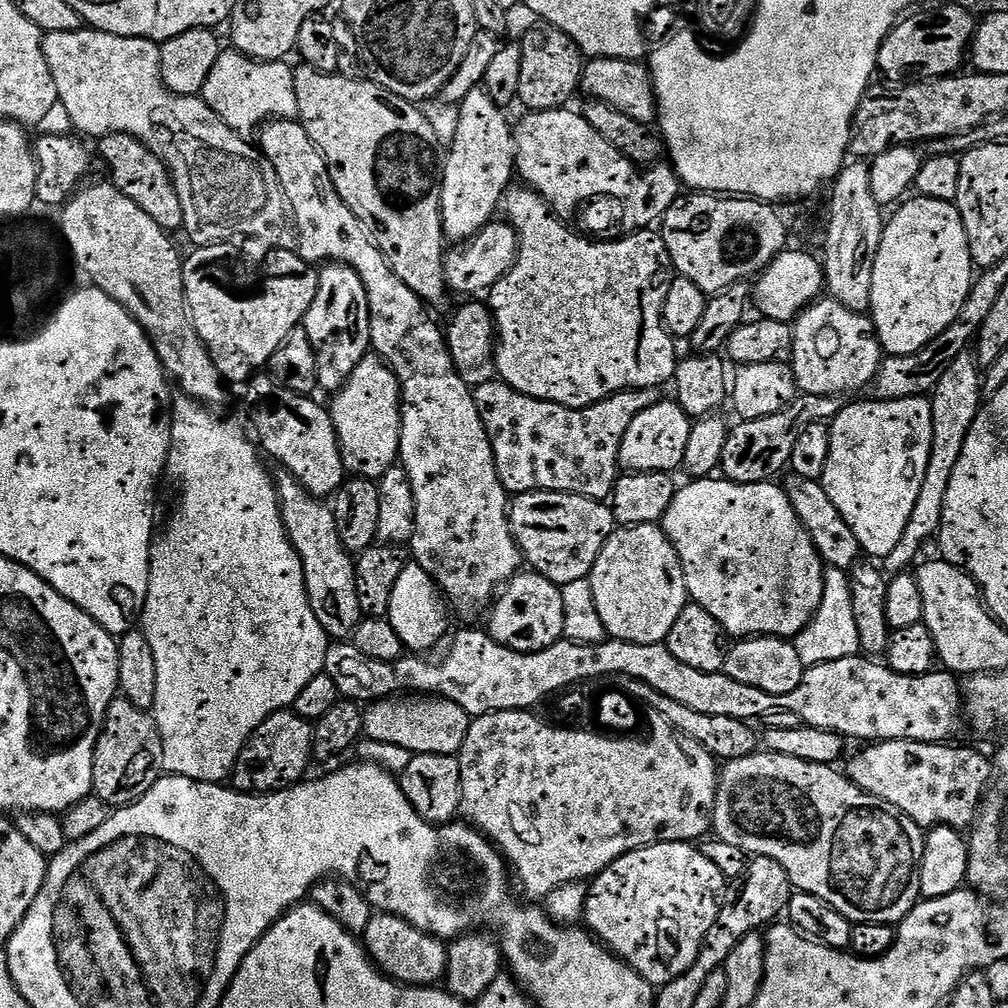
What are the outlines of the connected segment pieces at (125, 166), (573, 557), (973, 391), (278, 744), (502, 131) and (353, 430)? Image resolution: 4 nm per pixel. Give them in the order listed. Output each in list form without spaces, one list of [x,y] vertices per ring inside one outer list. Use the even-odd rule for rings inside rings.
[[[115,132],[112,136],[105,136],[99,141],[100,156],[108,167],[111,183],[116,185],[130,202],[142,206],[158,226],[162,226],[169,234],[179,233],[184,227],[184,215],[182,214],[182,202],[178,198],[178,190],[172,185],[172,175],[168,168],[156,157],[141,140],[134,136],[127,136],[121,132]]]
[[[569,492],[519,493],[511,501],[510,519],[512,533],[527,567],[538,573],[539,576],[545,576],[550,582],[561,586],[591,577],[594,562],[598,558],[598,554],[602,554],[602,546],[606,546],[606,542],[618,527],[611,507],[605,501],[591,500]]]
[[[969,350],[954,358],[954,362],[946,369],[942,382],[938,382],[938,386],[930,393],[930,399],[934,414],[934,442],[930,450],[930,466],[926,466],[926,478],[922,478],[922,490],[918,494],[918,502],[914,502],[914,514],[910,514],[910,522],[906,522],[906,534],[902,534],[898,546],[894,546],[894,550],[890,550],[890,554],[883,557],[883,567],[892,574],[911,569],[921,559],[919,556],[924,543],[931,536],[933,539],[940,531],[946,490],[950,486],[954,466],[958,466],[958,458],[962,458],[966,434],[970,434],[970,426],[974,426],[974,418],[982,407],[982,365],[977,360],[975,351]]]
[[[285,710],[270,714],[262,726],[258,726],[256,735],[238,754],[236,765],[230,773],[231,787],[237,792],[249,794],[267,794],[278,792],[299,784],[309,775],[308,767],[314,764],[312,754],[311,720],[304,720],[295,710]]]
[[[483,87],[470,90],[466,98],[458,105],[460,121],[456,124],[456,133],[452,136],[452,149],[447,149],[444,157],[444,181],[442,182],[442,226],[444,235],[452,242],[467,242],[478,235],[485,226],[491,224],[505,199],[506,193],[513,187],[516,171],[516,134],[513,125],[508,125],[505,109],[498,107]]]
[[[375,354],[364,356],[331,400],[330,411],[345,473],[361,480],[379,481],[386,470],[397,467],[400,458],[400,383],[392,367]]]

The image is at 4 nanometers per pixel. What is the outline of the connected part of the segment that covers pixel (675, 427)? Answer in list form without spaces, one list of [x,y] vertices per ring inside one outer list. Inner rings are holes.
[[[672,398],[661,399],[659,404],[650,406],[650,410],[642,410],[642,414],[638,414],[638,418],[634,418],[634,422],[630,422],[630,430],[626,430],[626,434],[622,438],[619,467],[624,472],[675,473],[675,468],[676,470],[679,469],[683,462],[683,454],[686,452],[686,442],[690,439],[693,423],[693,417],[688,416],[682,410],[682,406]]]

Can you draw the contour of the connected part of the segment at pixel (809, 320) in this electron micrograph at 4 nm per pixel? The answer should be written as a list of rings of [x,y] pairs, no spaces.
[[[821,298],[805,308],[792,329],[790,367],[796,376],[797,389],[805,396],[837,398],[843,397],[843,392],[867,389],[886,356],[871,328],[871,315],[850,310],[831,298]]]

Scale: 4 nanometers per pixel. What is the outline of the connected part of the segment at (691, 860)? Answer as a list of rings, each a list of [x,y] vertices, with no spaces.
[[[679,840],[669,844],[651,844],[618,858],[591,881],[584,903],[583,923],[613,956],[632,965],[647,984],[663,986],[678,979],[698,958],[706,934],[720,913],[726,891],[722,870],[702,854],[695,843]]]

